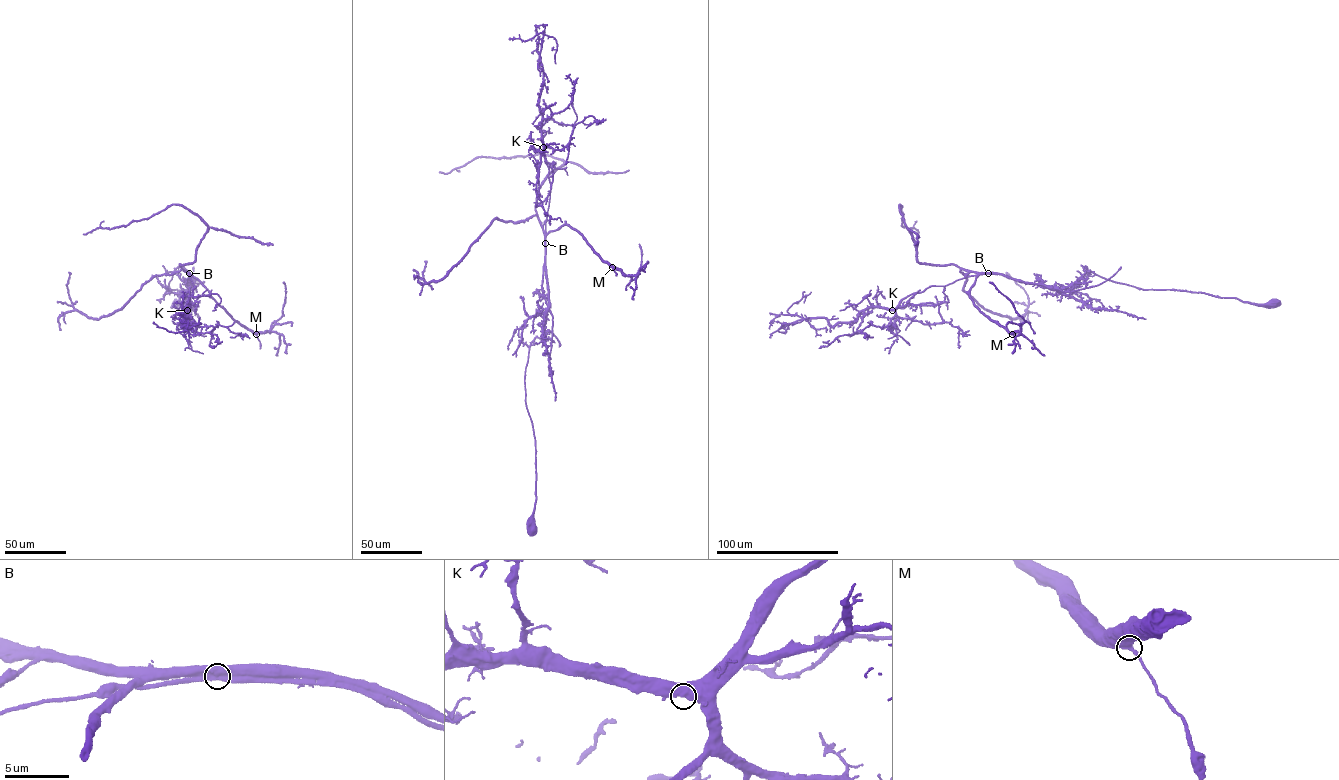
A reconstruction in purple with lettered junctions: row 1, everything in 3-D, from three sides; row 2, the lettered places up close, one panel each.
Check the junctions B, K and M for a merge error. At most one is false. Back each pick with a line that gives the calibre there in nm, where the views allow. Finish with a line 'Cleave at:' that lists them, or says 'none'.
B: calibre 700 nm
Cleave at: B

